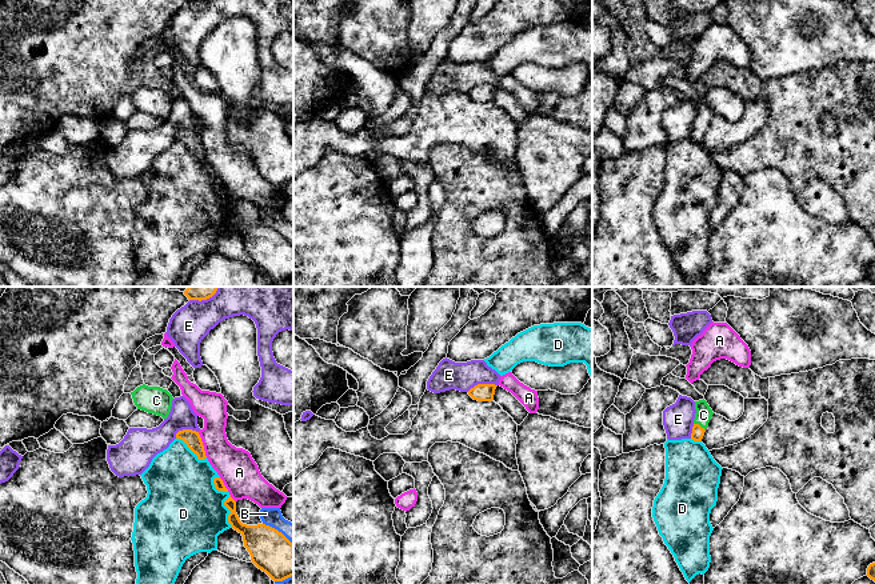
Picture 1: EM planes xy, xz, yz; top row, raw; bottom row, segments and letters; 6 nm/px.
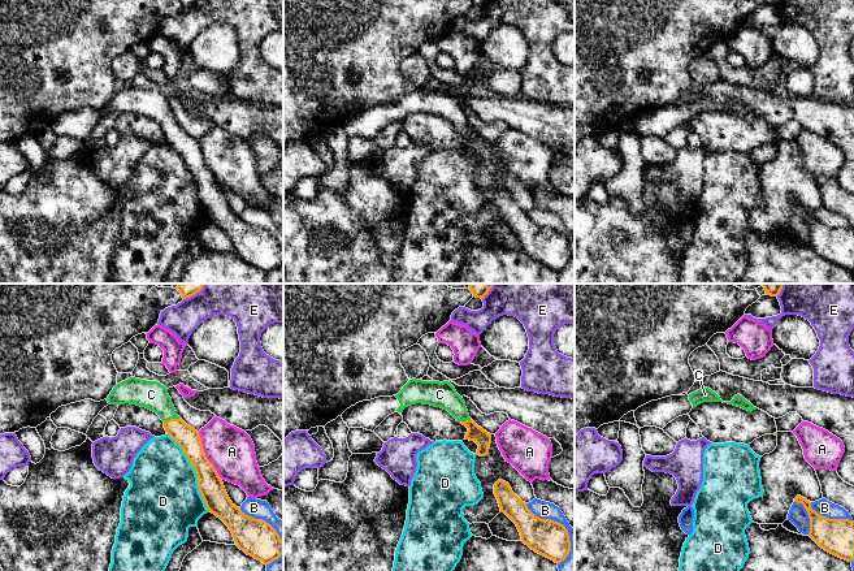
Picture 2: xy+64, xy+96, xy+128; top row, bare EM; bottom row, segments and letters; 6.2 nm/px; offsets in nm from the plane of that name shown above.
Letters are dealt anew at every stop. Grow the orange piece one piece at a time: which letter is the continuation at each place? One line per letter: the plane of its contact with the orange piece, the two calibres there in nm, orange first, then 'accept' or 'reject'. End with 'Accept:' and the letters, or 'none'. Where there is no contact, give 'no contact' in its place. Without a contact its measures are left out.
A: xy | 100/220 nm | reject
B: xy | 240/110 nm | reject
C: yz | 80/100 nm | accept
D: xy | 100/400 nm | reject
E: xz | 110/180 nm | reject
Accept: C

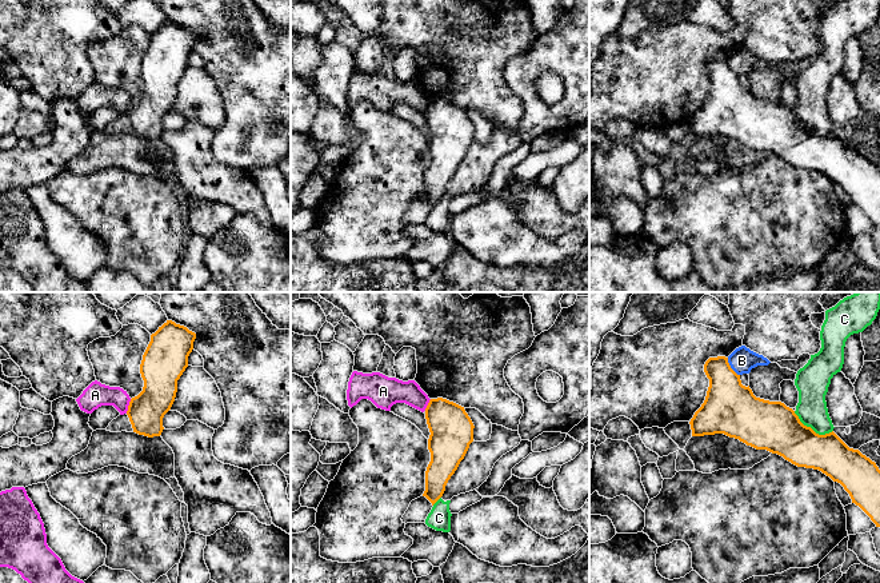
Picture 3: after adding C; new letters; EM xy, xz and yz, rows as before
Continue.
A: xy | 220/150 nm | reject
B: yz | 320/160 nm | reject
C: yz | 300/180 nm | reject
Accept: none

